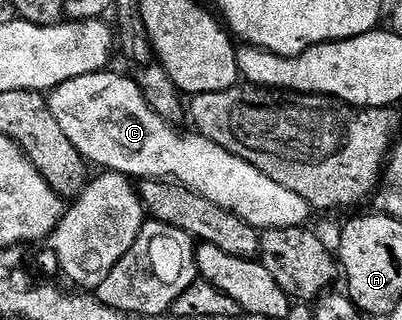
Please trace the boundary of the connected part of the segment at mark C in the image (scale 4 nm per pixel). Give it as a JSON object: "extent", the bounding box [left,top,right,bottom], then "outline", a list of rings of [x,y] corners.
{"extent":[49,71,313,231],"outline":[[[100,71],[81,75],[77,79],[69,79],[61,83],[56,89],[50,90],[49,100],[53,119],[57,119],[61,131],[69,135],[73,147],[83,156],[84,161],[92,166],[112,173],[123,173],[132,179],[170,179],[189,187],[195,193],[200,193],[209,203],[217,203],[217,207],[225,207],[233,215],[245,219],[254,229],[266,231],[268,229],[298,229],[306,226],[307,221],[313,216],[311,204],[297,191],[289,191],[289,187],[281,187],[281,183],[273,183],[269,175],[257,171],[253,163],[245,163],[236,153],[225,151],[225,147],[217,147],[209,138],[198,132],[183,133],[179,137],[180,130],[171,122],[161,119],[145,103],[145,95],[133,83],[130,76],[122,72]]]}

